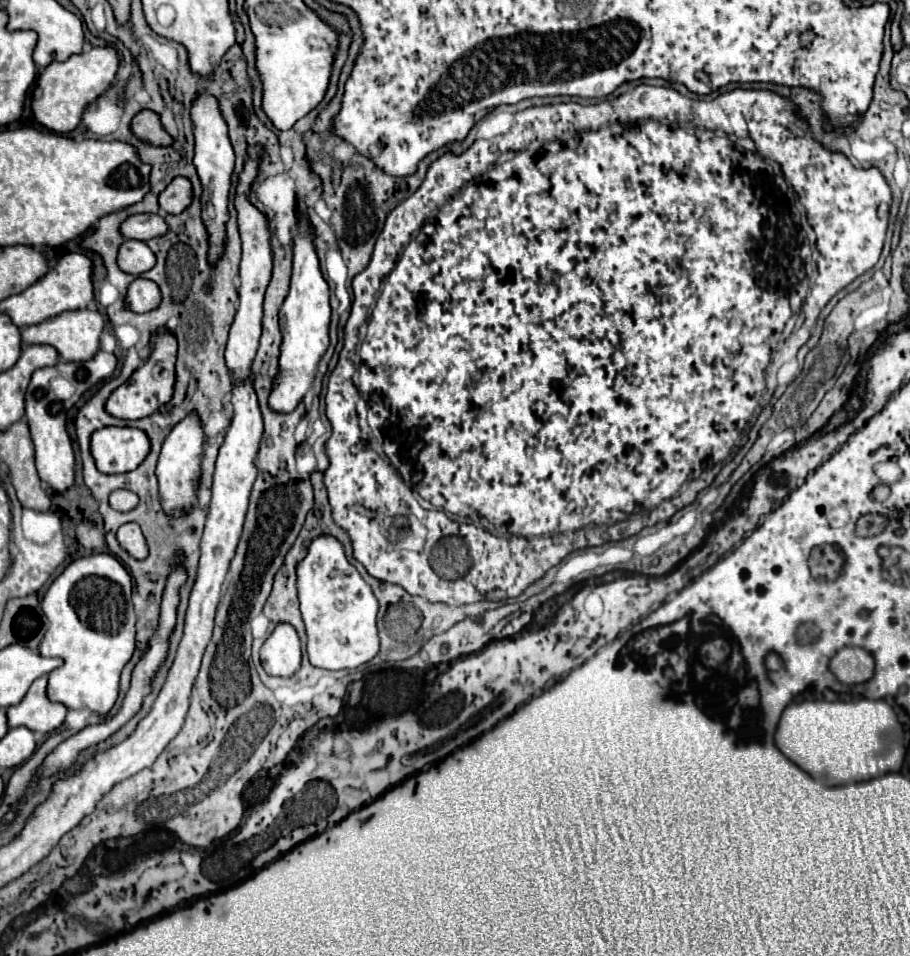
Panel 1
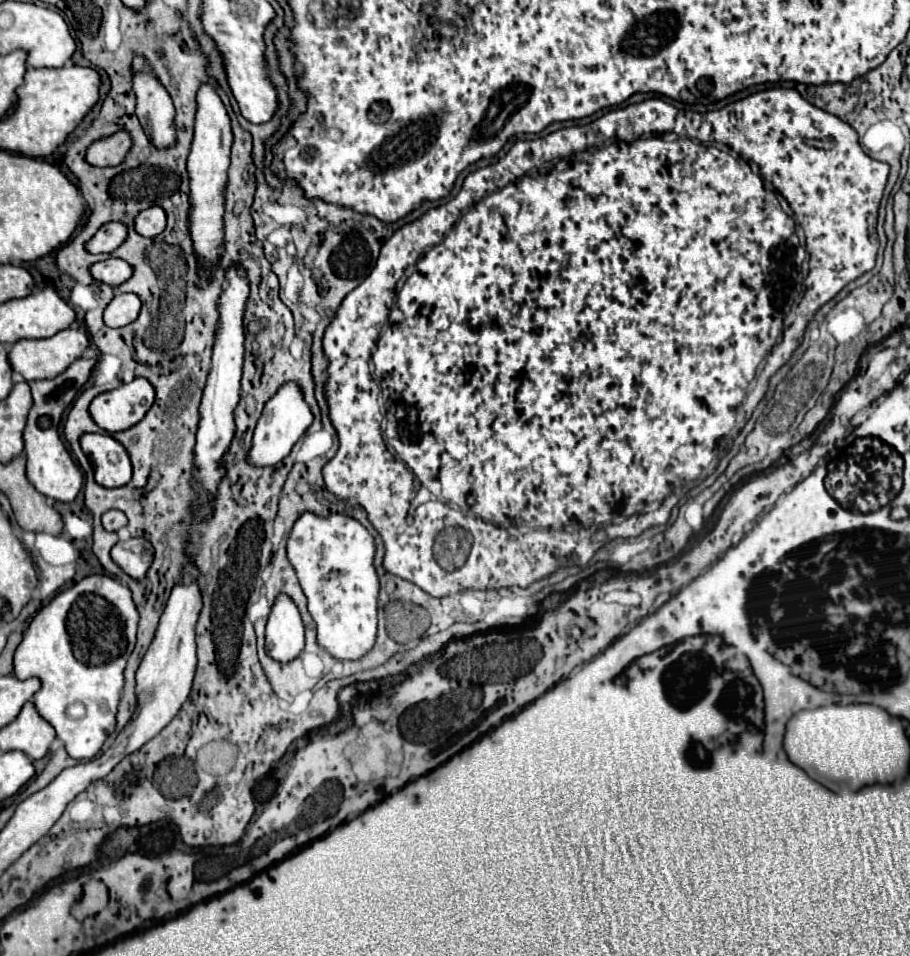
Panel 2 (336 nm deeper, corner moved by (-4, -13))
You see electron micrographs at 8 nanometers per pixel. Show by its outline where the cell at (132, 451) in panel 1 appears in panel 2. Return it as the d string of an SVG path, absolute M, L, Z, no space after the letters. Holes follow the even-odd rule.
M86 433L80 439L82 451L94 467L96 483L102 487L122 487L132 477L132 463L122 443L110 435Z

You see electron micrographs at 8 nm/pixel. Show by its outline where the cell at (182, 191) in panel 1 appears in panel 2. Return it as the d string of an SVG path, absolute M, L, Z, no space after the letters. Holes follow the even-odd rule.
M150 207L136 215L134 229L144 237L156 237L166 229L166 213L162 207Z

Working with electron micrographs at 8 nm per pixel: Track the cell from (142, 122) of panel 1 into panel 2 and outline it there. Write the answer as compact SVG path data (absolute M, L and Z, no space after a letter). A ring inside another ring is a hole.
M118 131L106 139L94 141L86 151L86 161L96 167L114 167L126 159L132 147L132 137L126 131Z

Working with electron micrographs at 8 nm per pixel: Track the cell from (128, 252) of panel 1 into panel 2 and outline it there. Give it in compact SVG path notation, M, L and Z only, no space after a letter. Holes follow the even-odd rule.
M110 257L106 261L100 261L100 263L94 263L90 267L90 273L94 279L102 281L102 283L108 283L112 287L118 287L122 283L126 283L132 273L134 273L134 267L118 257Z

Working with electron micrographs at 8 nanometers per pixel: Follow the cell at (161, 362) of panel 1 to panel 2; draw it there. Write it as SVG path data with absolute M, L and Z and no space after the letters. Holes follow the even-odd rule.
M136 377L132 383L122 383L120 387L94 397L90 403L90 415L96 425L108 433L124 431L144 419L154 397L156 393L150 381Z

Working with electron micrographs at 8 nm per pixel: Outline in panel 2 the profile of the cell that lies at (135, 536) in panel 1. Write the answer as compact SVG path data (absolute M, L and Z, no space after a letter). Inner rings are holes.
M132 537L112 547L112 559L132 579L144 579L154 557L154 547L144 537Z

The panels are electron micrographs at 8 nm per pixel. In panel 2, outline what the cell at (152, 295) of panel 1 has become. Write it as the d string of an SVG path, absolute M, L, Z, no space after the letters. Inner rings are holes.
M116 293L116 297L110 301L110 305L104 311L104 323L108 327L124 327L132 321L136 321L140 313L142 301L134 293Z

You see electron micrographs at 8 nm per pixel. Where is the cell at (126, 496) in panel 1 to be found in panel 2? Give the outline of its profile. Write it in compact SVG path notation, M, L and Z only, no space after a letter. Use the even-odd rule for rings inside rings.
M112 509L112 511L106 511L106 513L102 515L102 525L104 525L106 531L118 531L118 529L122 529L126 523L128 523L128 517L126 517L122 511Z

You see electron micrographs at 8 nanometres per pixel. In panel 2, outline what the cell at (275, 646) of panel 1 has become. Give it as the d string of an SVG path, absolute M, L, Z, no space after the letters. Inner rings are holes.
M278 595L266 625L266 653L278 663L290 663L304 649L304 625L288 595Z

